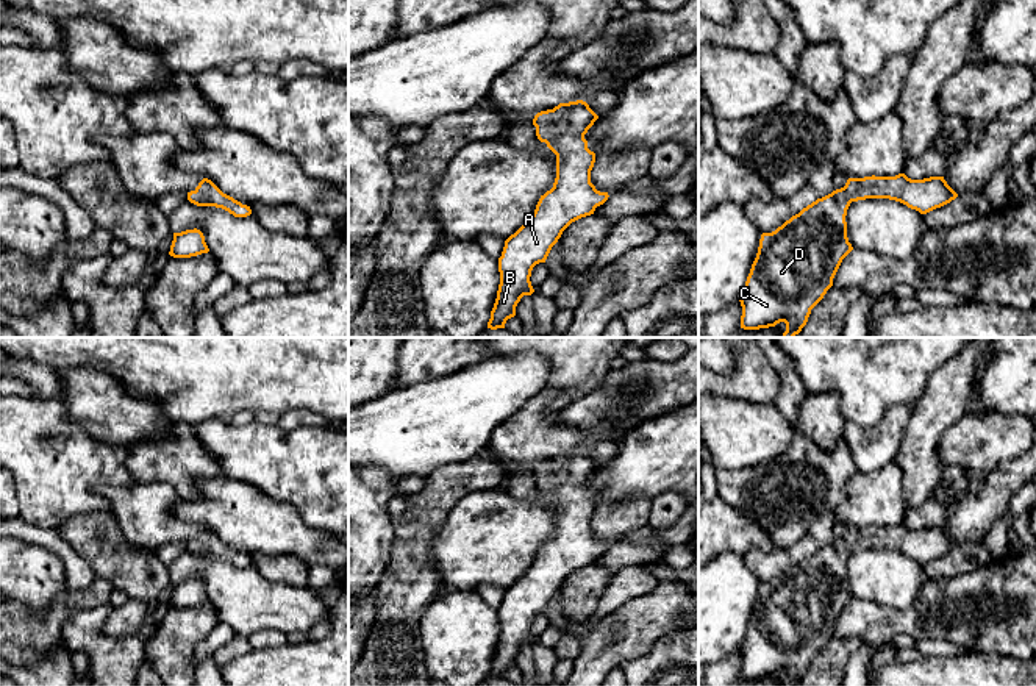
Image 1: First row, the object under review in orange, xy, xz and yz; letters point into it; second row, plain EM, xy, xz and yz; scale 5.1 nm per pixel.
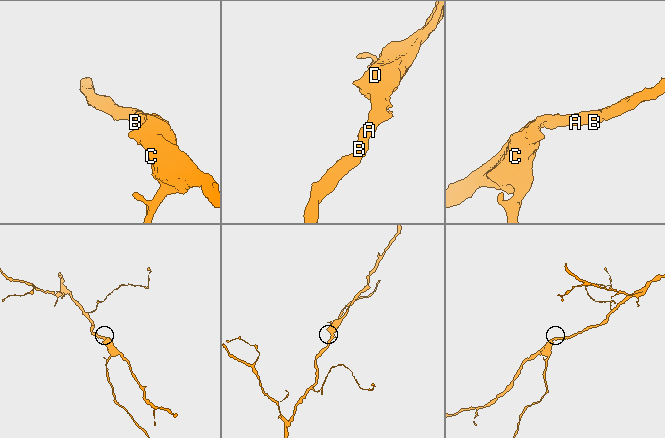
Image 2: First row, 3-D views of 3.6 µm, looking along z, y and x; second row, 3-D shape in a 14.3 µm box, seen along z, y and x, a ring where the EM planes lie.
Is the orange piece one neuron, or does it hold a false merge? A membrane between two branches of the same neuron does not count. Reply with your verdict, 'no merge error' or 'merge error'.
no merge error

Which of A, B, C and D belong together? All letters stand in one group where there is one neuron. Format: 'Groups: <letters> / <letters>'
Groups: A B C D

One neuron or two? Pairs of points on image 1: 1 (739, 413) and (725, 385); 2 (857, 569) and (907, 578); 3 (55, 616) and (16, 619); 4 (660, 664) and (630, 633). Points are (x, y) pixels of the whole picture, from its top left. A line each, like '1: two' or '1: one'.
1: two
2: one
3: one
4: two

